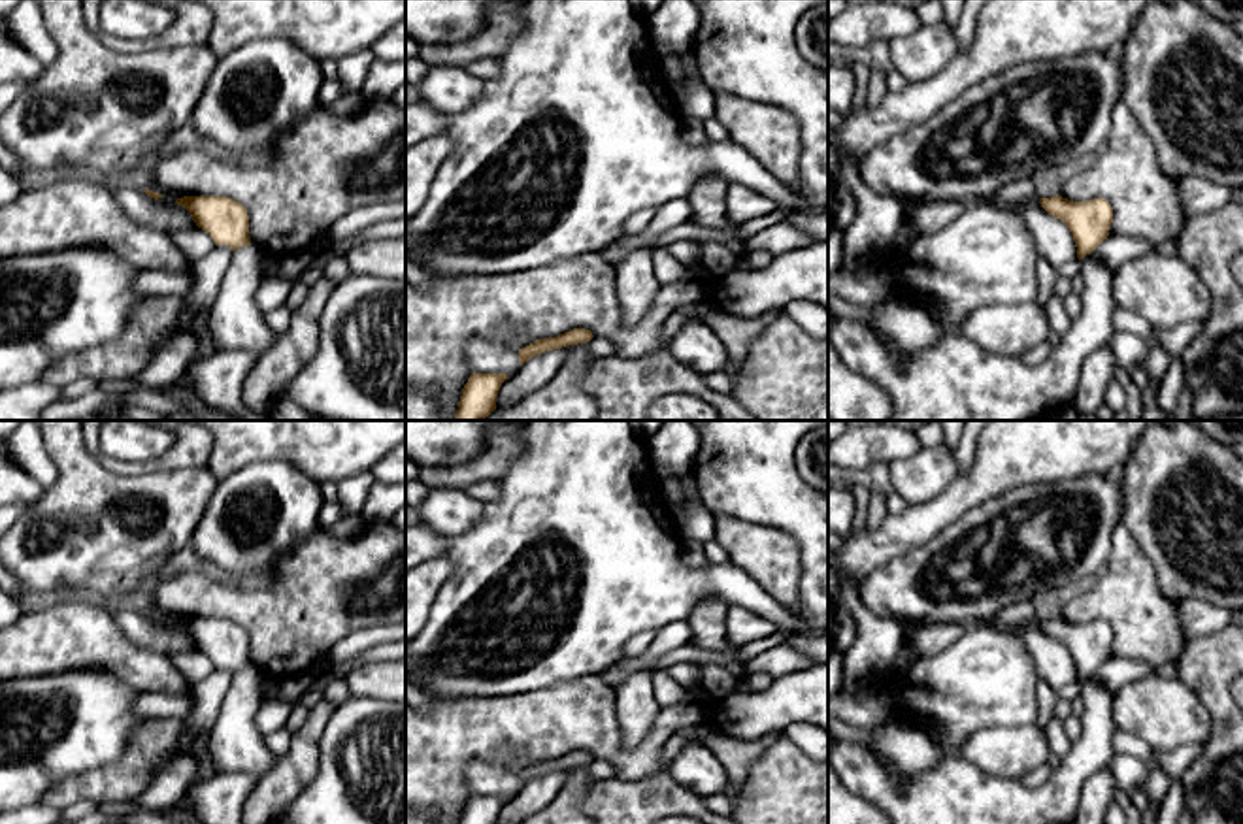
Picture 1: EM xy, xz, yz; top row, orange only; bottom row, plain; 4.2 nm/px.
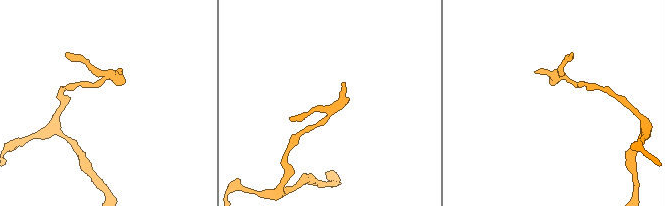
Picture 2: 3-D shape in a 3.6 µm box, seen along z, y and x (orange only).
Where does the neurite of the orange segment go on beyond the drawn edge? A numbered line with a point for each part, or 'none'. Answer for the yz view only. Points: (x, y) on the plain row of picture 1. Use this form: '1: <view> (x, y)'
none

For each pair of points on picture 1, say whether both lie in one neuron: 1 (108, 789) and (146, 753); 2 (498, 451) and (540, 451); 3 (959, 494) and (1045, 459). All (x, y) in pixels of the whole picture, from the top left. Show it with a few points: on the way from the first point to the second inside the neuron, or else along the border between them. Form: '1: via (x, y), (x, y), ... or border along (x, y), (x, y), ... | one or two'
1: via (117, 781), (136, 762) | one
2: border along (508, 466), (495, 481) | two
3: via (979, 483), (1006, 459), (1025, 459) | one

